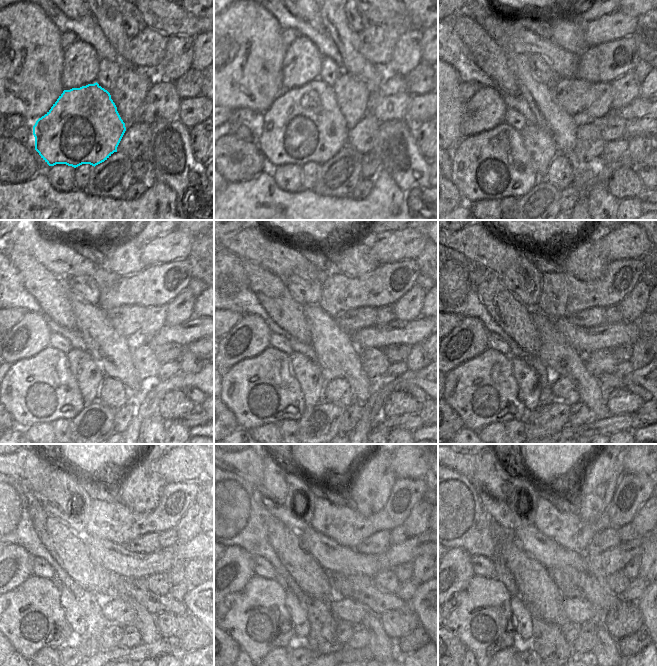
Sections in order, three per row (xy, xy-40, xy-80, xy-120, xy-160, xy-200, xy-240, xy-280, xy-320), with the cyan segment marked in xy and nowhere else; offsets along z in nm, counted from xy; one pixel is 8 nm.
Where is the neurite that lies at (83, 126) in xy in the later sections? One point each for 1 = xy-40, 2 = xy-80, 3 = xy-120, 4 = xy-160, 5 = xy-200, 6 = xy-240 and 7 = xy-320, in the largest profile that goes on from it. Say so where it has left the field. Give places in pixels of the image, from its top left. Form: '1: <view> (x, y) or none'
1: xy-40 (305, 124)
2: xy-80 (495, 164)
3: xy-120 (40, 390)
4: xy-160 (262, 390)
5: xy-200 (482, 391)
6: xy-240 (31, 617)
7: xy-320 (480, 615)

